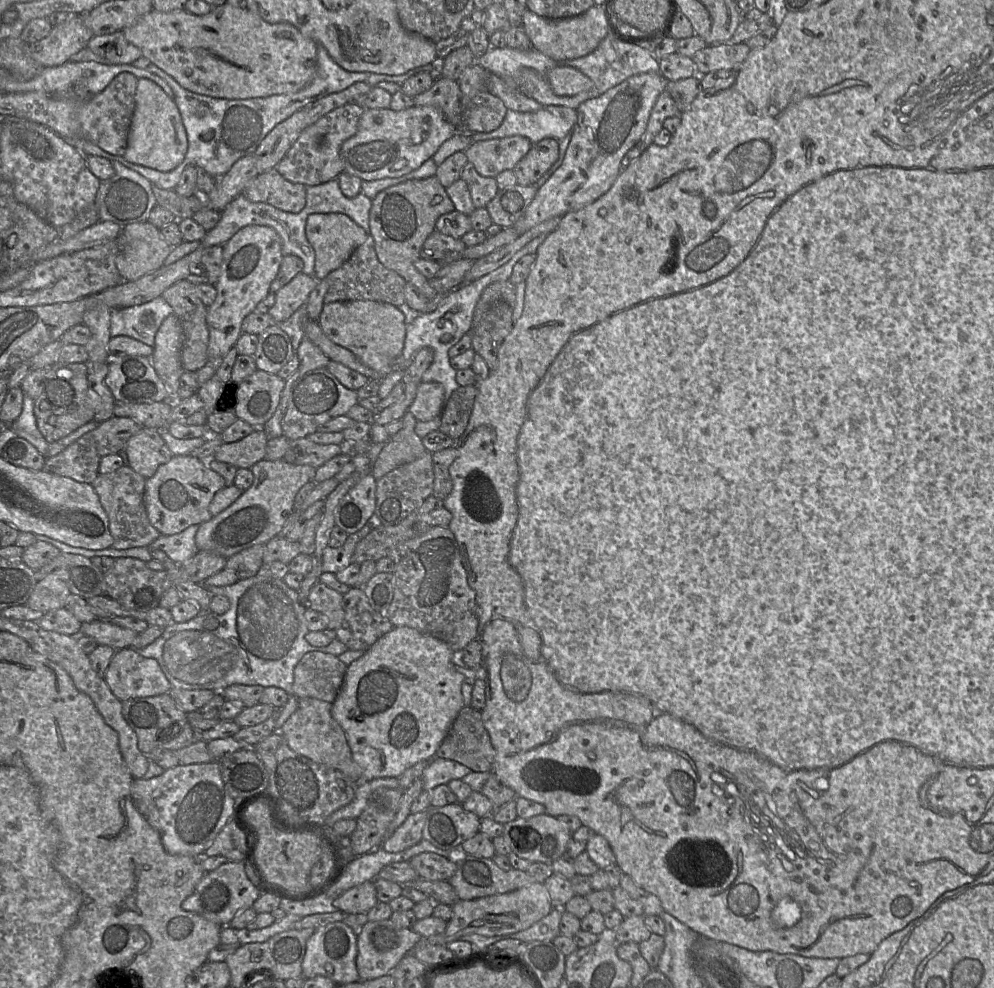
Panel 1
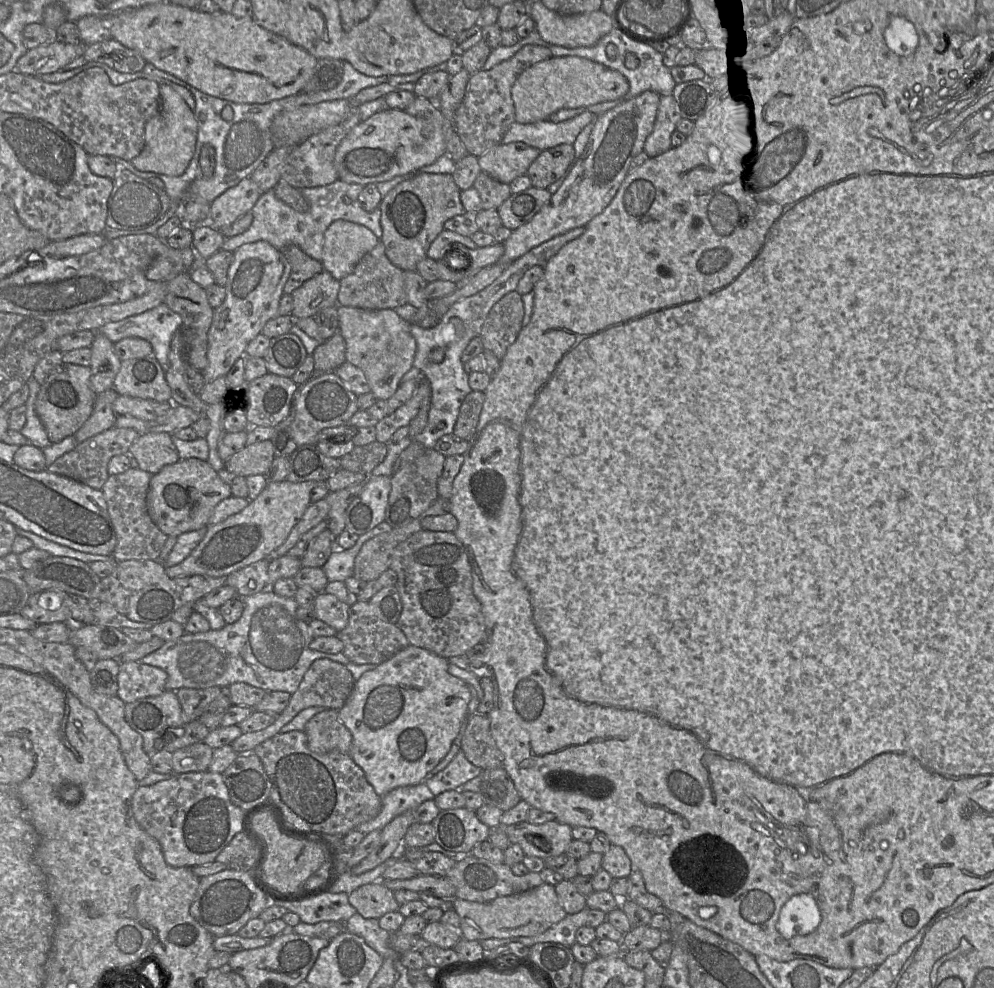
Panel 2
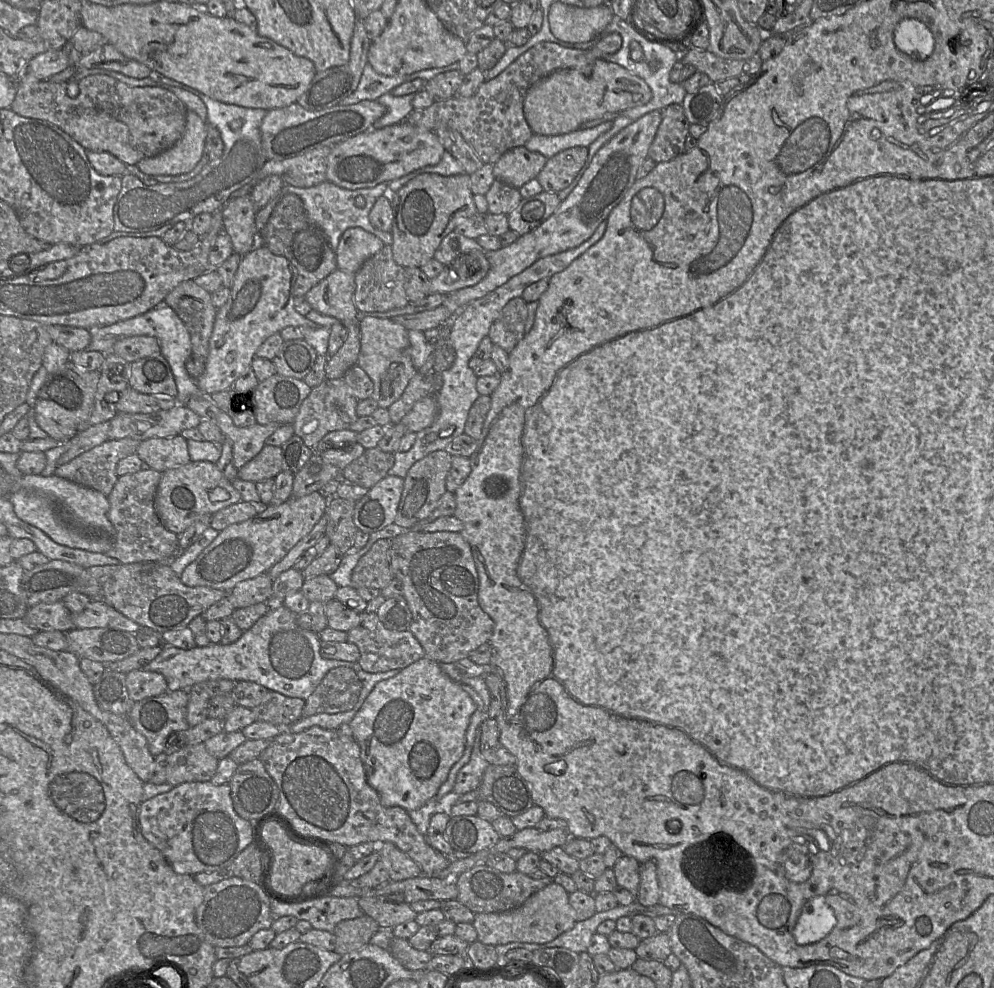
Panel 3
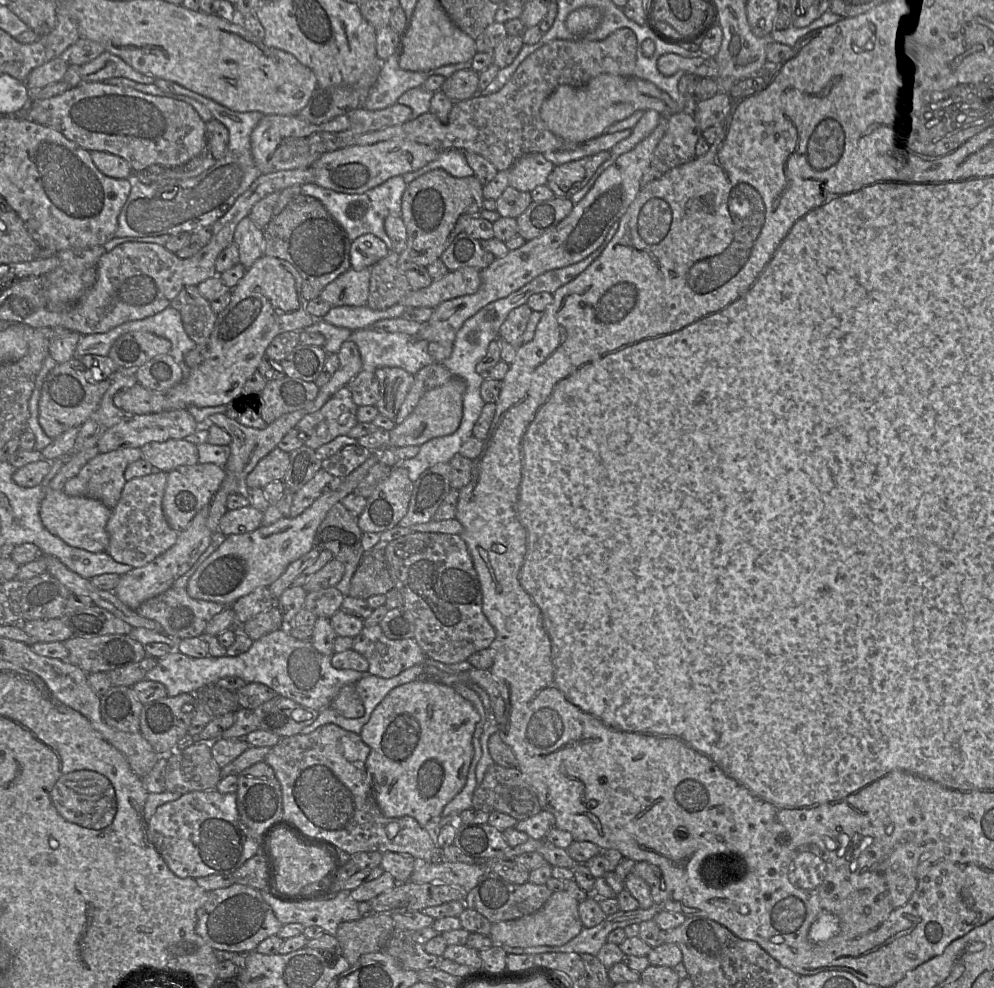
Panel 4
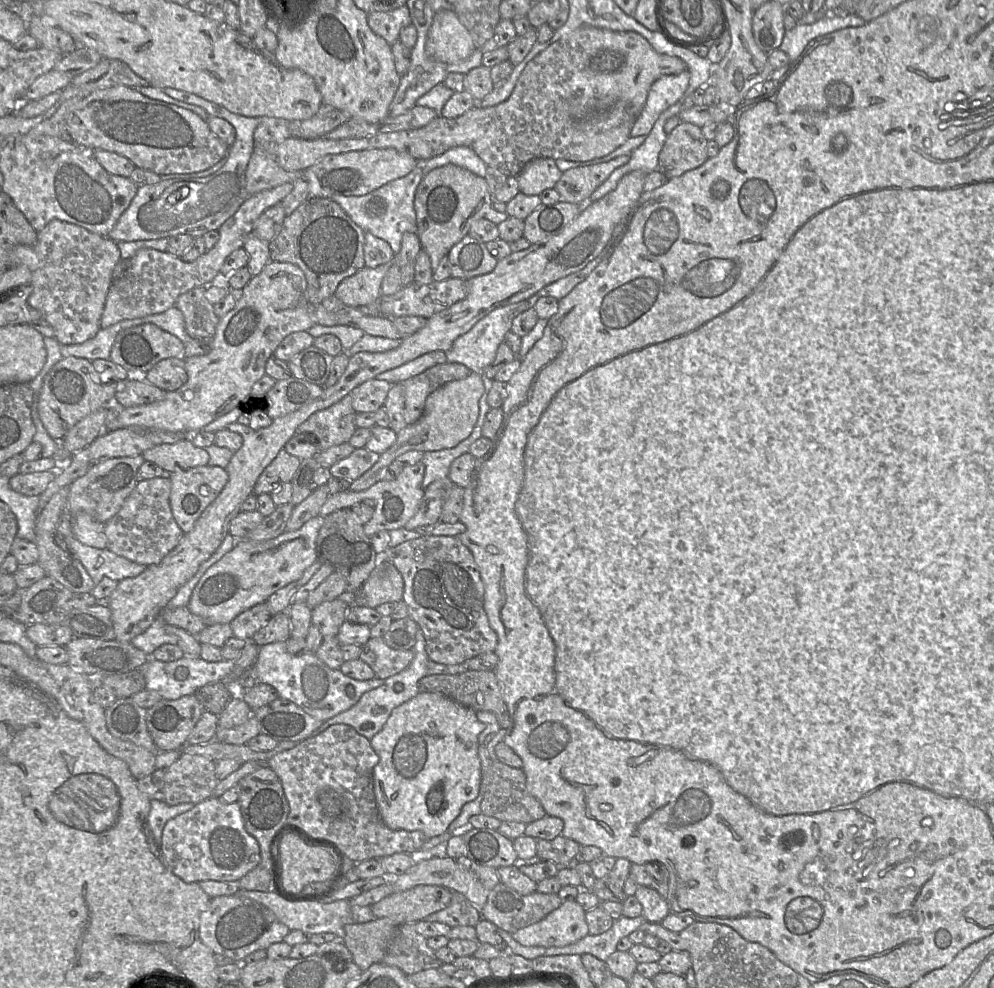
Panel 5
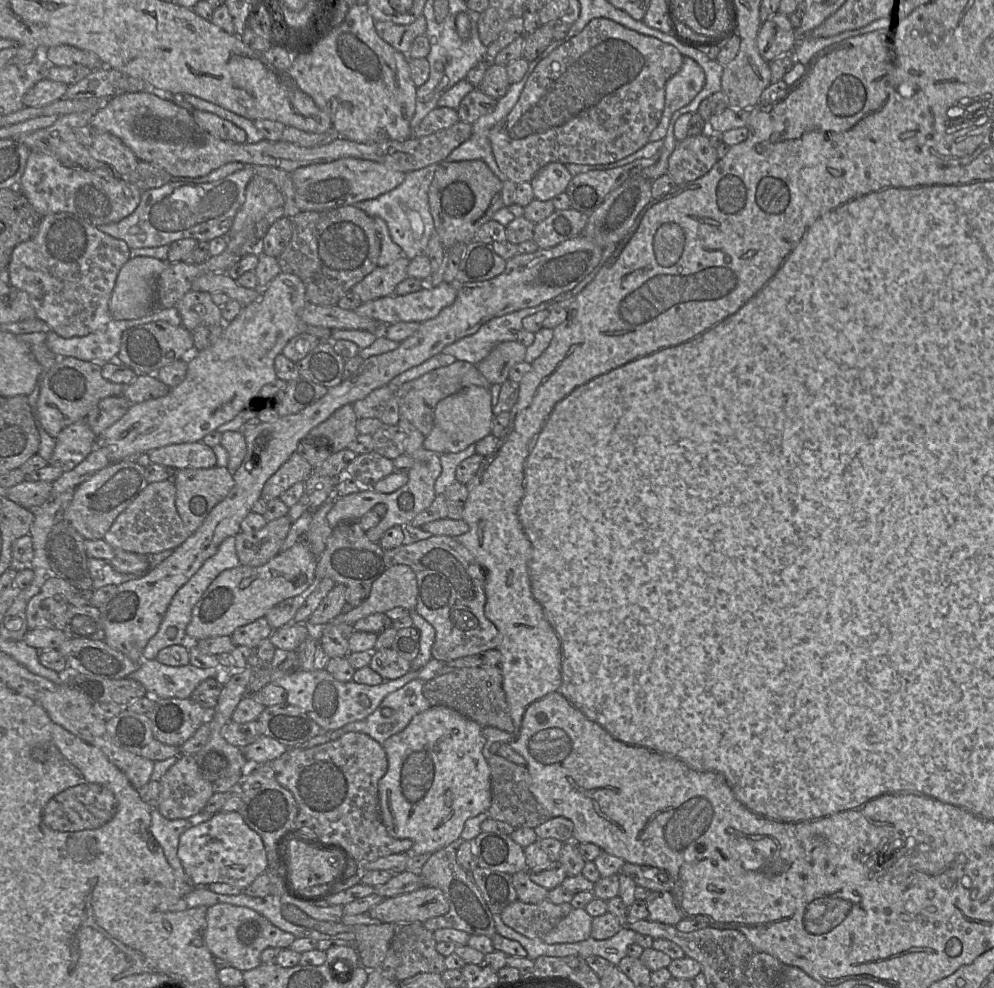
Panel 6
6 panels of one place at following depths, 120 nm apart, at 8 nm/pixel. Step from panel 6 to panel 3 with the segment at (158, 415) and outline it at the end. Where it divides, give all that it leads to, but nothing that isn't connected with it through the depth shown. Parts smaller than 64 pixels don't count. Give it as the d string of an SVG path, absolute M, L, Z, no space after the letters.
M265 245L243 255L230 288L227 302L217 309L205 371L196 380L209 395L232 389L233 383L250 369L256 351L271 335L292 327L315 327L294 307L297 269L285 257L273 254Z

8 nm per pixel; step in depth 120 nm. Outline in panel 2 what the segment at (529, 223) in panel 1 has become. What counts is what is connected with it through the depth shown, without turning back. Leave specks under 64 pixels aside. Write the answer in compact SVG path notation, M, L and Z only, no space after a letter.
M644 91L620 100L616 106L594 118L584 152L575 158L566 175L549 187L550 202L530 221L511 232L503 243L504 253L497 263L508 266L543 242L585 227L610 204L630 171L633 158L644 151L645 141L654 127L660 98L656 92Z

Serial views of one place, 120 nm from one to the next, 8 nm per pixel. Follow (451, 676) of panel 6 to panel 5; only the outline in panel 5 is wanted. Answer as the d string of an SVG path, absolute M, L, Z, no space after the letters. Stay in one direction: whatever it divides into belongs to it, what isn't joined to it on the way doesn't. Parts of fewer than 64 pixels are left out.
M467 670L458 674L432 674L422 677L419 691L441 693L473 711L488 711L496 715L501 728L509 730L512 720L494 671Z

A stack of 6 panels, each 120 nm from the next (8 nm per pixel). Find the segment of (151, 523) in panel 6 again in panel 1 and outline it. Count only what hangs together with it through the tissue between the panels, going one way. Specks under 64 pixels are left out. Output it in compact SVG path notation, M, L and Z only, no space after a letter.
M124 464L117 470L99 474L92 486L109 521L109 530L113 537L112 547L118 550L133 547L148 547L161 533L154 528L147 516L143 495L146 478L136 473L130 466Z

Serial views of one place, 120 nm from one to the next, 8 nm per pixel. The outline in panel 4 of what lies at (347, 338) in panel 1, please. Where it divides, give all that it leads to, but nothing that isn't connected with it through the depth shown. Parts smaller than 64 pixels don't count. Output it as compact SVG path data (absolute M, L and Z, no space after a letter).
M398 367L375 370L379 382L379 399L376 407L382 415L395 420L414 382L414 375Z

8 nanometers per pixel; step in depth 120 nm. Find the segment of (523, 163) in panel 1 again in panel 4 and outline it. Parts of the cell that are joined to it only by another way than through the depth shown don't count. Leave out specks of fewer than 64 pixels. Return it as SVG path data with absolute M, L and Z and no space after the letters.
M601 151L557 165L548 176L546 184L555 196L570 199L589 182L598 168L609 158L609 151Z

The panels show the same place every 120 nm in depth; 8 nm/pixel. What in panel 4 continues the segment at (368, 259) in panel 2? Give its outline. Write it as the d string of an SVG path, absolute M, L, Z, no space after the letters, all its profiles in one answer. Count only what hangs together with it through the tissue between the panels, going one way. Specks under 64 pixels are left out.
M389 251L386 257L370 268L367 306L373 310L386 310L399 304L411 290L405 272L398 268L399 254Z

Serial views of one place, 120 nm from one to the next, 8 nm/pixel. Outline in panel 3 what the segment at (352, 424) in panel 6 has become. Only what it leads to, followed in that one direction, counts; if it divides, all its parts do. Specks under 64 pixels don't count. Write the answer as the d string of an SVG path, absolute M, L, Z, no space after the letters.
M342 379L325 380L311 389L308 397L303 401L292 426L295 435L303 443L315 451L316 445L328 433L349 429L358 419L356 407L358 400L352 395Z

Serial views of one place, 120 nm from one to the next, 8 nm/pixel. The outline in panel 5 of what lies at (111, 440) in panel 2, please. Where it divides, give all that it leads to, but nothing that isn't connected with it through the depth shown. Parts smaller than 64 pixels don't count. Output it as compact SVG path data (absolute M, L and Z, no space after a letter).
M142 454L118 457L92 464L87 472L69 487L69 510L74 515L86 512L101 523L108 522L123 506L139 482L139 468L144 463Z

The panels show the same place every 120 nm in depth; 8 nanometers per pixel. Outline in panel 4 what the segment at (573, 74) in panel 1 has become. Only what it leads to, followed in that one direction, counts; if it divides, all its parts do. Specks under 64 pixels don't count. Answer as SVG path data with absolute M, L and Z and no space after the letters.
M600 74L593 79L591 79L587 84L581 87L573 87L570 85L560 85L542 104L541 106L541 118L544 121L545 125L547 128L556 136L567 140L567 141L572 141L575 143L584 143L587 140L590 140L592 138L598 137L600 135L604 134L604 131L607 127L610 125L622 121L623 119L631 116L633 113L636 111L647 111L647 110L655 110L659 112L662 116L664 117L669 117L673 114L679 113L679 112L688 112L691 113L693 112L693 104L689 104L688 107L685 108L685 105L680 105L677 102L675 102L668 94L660 90L656 85L654 85L652 82L640 79L636 76L619 76L619 75L614 75L614 74Z

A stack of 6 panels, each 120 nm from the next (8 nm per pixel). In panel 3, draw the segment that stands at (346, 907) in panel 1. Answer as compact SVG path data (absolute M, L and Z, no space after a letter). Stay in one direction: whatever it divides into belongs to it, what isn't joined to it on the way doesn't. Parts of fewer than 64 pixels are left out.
M363 895L358 898L358 905L365 915L373 918L383 929L415 920L417 913L406 903L393 903L379 899L373 895Z

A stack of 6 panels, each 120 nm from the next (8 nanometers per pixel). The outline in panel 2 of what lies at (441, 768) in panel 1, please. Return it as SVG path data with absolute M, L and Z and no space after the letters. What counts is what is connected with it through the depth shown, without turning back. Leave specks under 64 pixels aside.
M462 751L440 772L424 781L431 792L437 796L447 790L459 790L462 785L480 775L482 769L470 763Z

